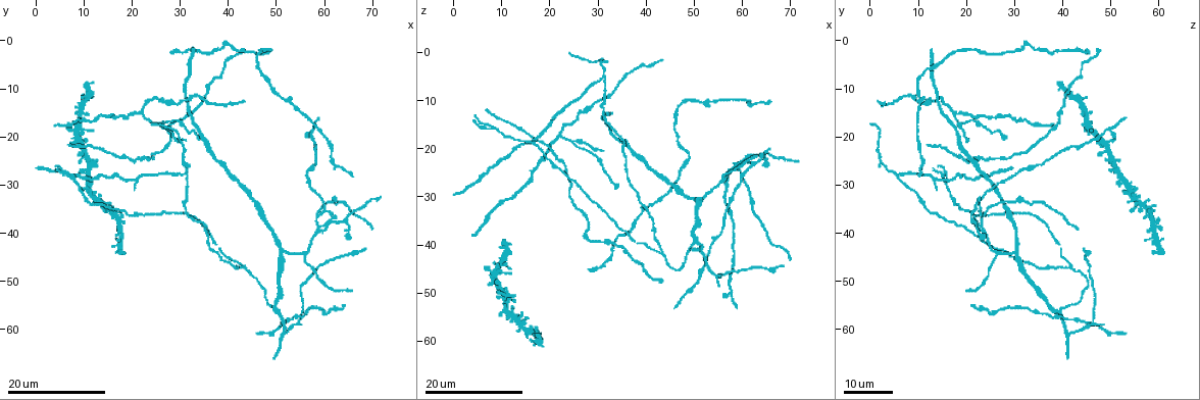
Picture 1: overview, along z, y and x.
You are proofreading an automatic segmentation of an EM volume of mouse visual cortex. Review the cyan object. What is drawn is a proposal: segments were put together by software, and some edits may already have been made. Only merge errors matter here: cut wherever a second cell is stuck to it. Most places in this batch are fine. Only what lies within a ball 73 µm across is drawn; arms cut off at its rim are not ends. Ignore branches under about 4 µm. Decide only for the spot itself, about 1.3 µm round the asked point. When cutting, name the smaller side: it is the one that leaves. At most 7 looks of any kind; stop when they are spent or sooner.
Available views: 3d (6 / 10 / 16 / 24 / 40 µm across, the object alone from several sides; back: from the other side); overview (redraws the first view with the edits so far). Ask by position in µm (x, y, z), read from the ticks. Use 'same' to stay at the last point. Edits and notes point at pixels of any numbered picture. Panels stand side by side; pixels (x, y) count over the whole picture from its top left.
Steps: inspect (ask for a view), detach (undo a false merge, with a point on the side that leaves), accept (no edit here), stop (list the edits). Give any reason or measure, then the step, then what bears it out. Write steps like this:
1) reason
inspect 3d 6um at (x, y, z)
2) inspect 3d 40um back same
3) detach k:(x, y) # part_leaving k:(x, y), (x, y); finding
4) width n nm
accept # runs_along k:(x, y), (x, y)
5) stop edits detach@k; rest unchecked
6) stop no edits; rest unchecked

three arms meet
inspect 3d 16um at (43.0, 47.0, 41.5)

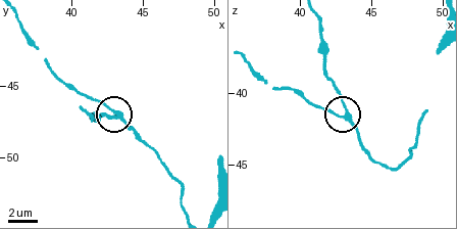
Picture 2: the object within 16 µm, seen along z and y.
inspect 3d 6um at (43.2, 47.0, 41.6)

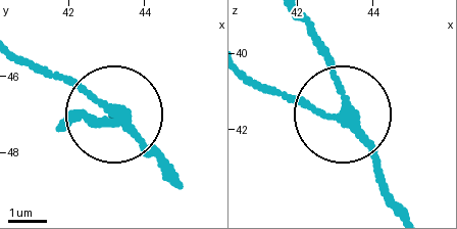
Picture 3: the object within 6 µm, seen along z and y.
arms 3
accept # continuous, no second cell

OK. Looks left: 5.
small branch off a trunk
inspect 3d 24um at (52.0, 44.0, 30.0)

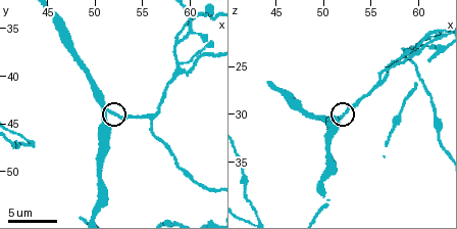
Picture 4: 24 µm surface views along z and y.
inspect 3d 6um at (51.6, 43.8, 30.4)

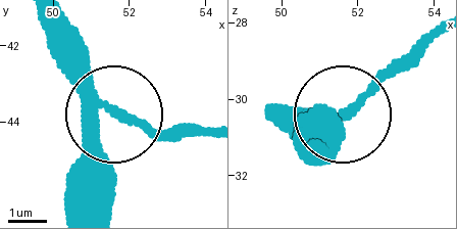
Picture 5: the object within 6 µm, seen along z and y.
side_arm 60 um; arms 3
accept # continuous, no second cell

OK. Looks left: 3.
small branch off a trunk
inspect 3d 24um at (59.0, 39.0, 23.0)

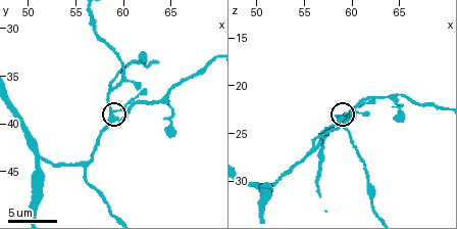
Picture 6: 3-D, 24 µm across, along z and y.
closer look
inspect 3d 10um same

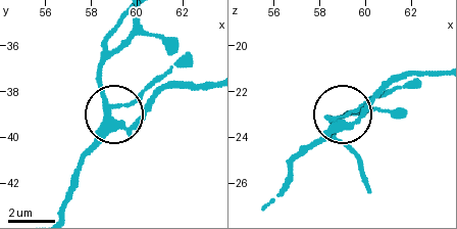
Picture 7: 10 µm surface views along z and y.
width 210 nm
accept # continuous, no second cell

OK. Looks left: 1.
stop no edits; rest unchecked

